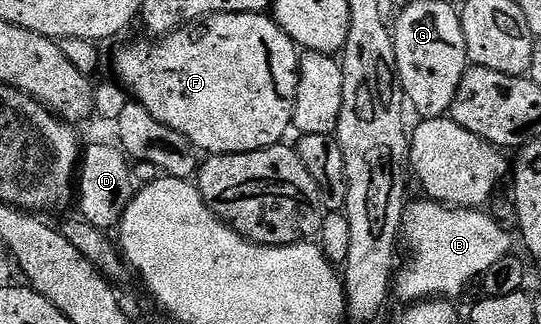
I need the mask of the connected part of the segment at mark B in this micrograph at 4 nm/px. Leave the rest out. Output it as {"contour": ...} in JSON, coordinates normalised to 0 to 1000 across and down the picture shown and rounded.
{"contour":[[[762,617],[745,664],[743,741],[752,756],[752,809],[734,843],[734,917],[745,935],[784,923],[843,923],[869,867],[884,870],[911,812],[926,812],[946,778],[945,731],[885,645],[843,645],[808,620]]]}

